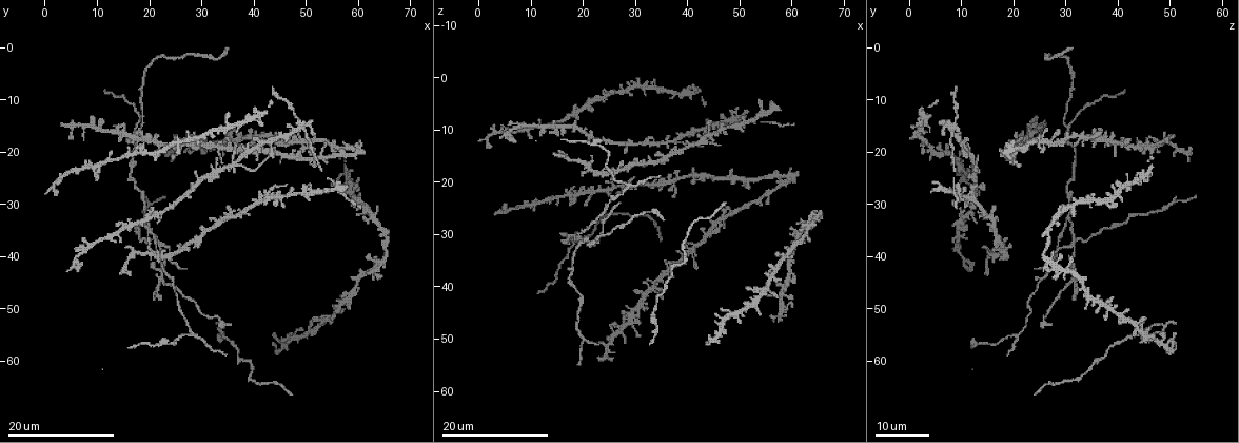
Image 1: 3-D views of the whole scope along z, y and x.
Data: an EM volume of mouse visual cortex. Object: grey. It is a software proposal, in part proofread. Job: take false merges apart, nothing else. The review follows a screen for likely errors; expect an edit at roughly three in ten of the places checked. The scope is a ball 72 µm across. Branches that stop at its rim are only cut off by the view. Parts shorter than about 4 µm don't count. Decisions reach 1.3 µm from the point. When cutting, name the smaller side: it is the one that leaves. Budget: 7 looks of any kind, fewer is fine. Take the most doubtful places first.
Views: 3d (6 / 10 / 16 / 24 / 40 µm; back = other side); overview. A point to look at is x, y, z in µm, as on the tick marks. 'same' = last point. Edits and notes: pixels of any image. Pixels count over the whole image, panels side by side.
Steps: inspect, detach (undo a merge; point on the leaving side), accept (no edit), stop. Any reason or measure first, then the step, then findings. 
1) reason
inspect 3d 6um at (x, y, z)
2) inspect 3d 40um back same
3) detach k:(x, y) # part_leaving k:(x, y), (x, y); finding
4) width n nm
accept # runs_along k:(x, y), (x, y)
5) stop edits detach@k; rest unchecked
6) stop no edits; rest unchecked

three arms meet
inspect 3d 24um at (19.5, 33.0, 30.5)

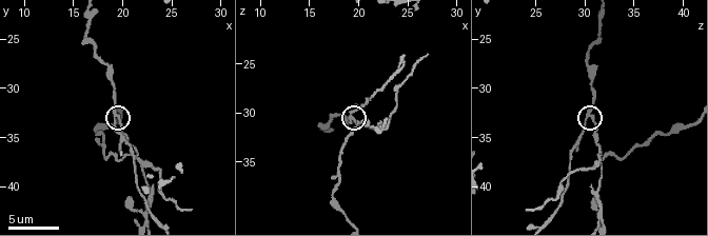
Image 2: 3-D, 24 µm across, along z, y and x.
zoom in
inspect 3d 10um at (19.2, 32.8, 30.4)

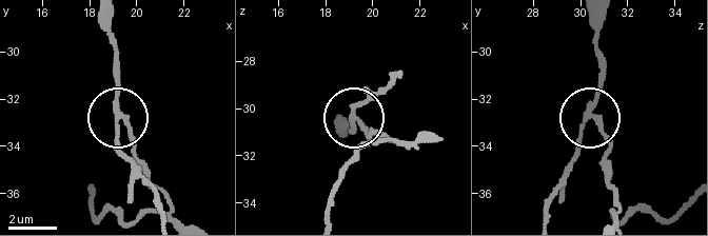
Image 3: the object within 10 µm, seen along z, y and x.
side_arm 56 um
detach 3:(131, 139) # a second neuron is stuck on

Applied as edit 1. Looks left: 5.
two arms in line, one across
inspect 3d 16um at (28.5, 55.0, 20.5)

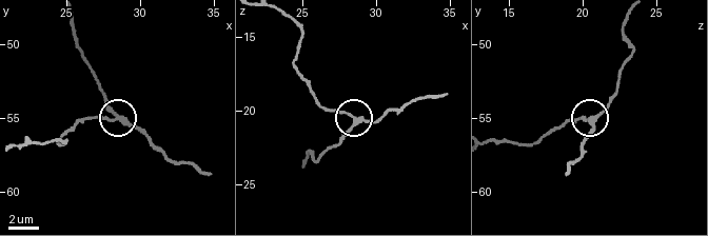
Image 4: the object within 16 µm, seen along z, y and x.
inspect 3d 6um at (28.4, 55.0, 20.6)

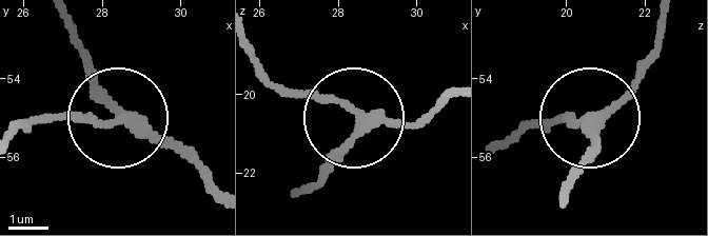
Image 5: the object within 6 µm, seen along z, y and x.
arms 3
accept # runs_along 5:(64, 23), (115, 117), (31, 114); one neuron here

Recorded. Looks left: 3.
looks like a crossing
inspect 3d 16um at (36.5, 22.0, 12.0)

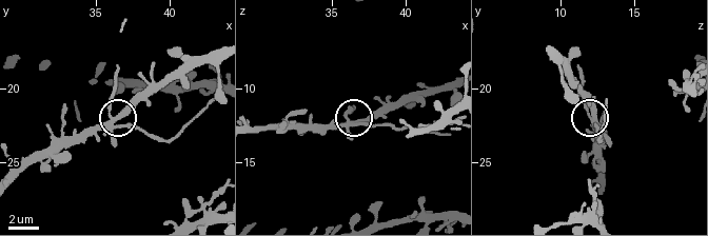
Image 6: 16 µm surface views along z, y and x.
inspect 3d 10um at (36.4, 22.0, 12.4)

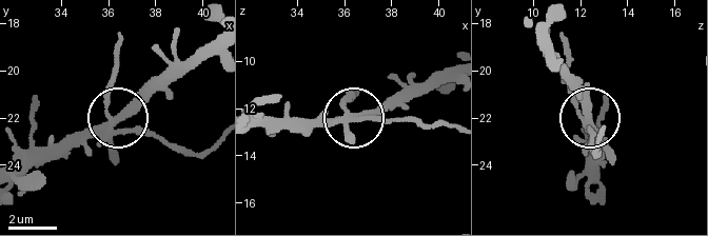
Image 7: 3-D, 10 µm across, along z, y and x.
width 280 nm
accept # one neuron here

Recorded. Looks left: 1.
stop edits detach@3; rest unchecked

